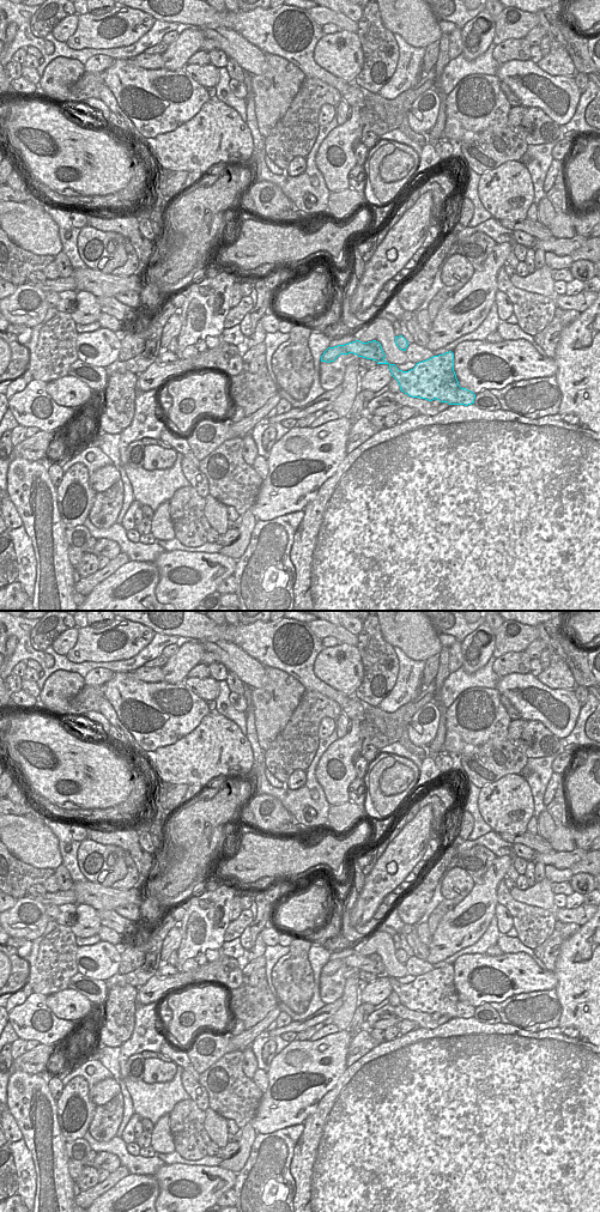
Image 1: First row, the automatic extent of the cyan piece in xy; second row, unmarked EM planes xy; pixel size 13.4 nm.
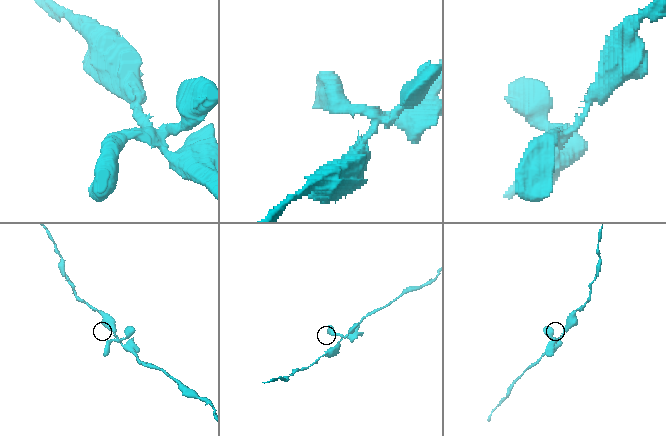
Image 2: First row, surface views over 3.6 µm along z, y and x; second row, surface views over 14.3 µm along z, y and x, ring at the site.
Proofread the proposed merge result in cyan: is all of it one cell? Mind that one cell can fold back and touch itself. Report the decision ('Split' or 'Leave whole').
Split.

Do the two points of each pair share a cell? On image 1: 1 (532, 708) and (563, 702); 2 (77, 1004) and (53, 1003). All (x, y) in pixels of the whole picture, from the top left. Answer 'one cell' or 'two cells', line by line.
1: one cell
2: one cell

